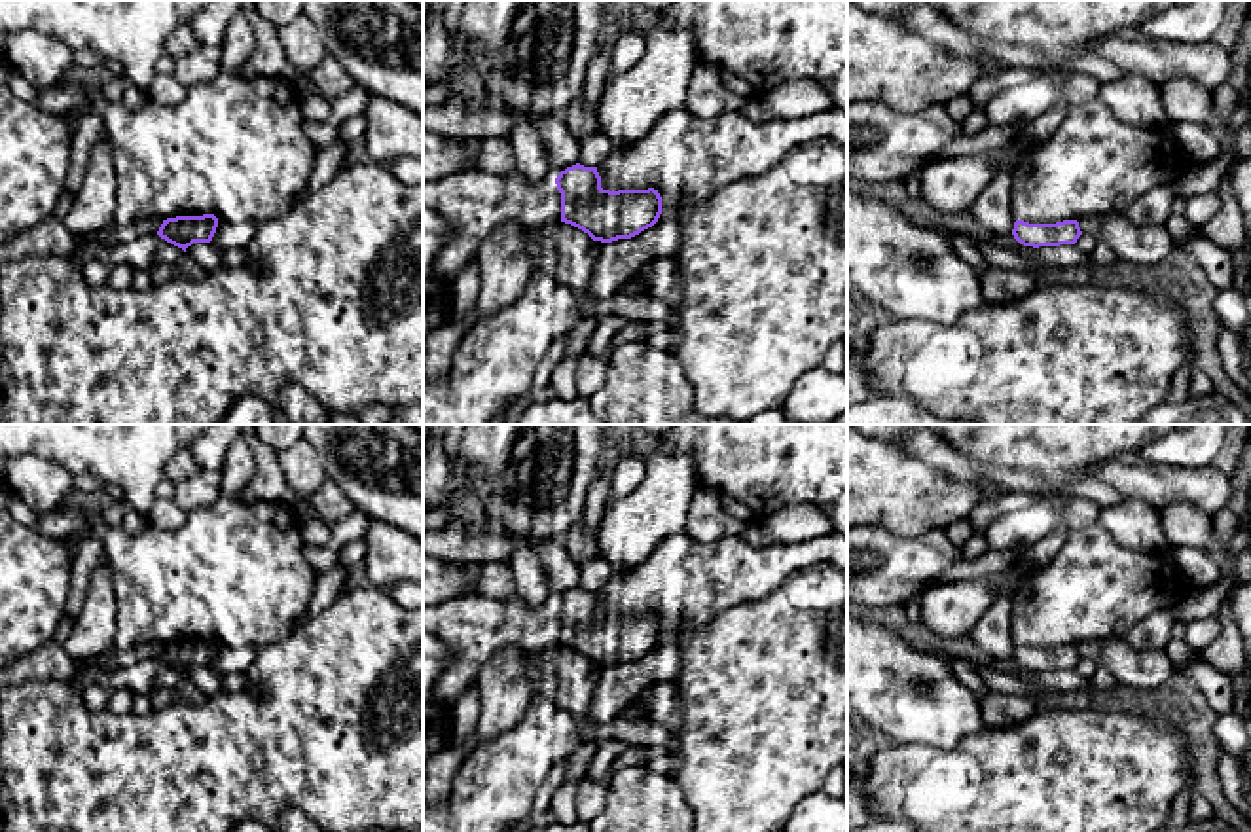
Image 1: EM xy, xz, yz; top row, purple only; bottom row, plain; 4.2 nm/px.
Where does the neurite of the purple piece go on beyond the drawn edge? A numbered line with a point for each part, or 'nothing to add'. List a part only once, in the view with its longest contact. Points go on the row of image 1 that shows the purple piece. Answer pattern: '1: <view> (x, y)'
1: xz (474, 203)

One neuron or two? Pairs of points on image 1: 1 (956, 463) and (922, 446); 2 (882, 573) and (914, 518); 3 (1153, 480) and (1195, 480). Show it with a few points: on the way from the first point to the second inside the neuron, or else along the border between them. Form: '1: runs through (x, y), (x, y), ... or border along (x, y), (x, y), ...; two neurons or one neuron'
1: runs through (948, 459), (929, 448); one neuron
2: border along (867, 524), (901, 535), (944, 531); two neurons
3: runs through (1162, 480), (1185, 480); one neuron

